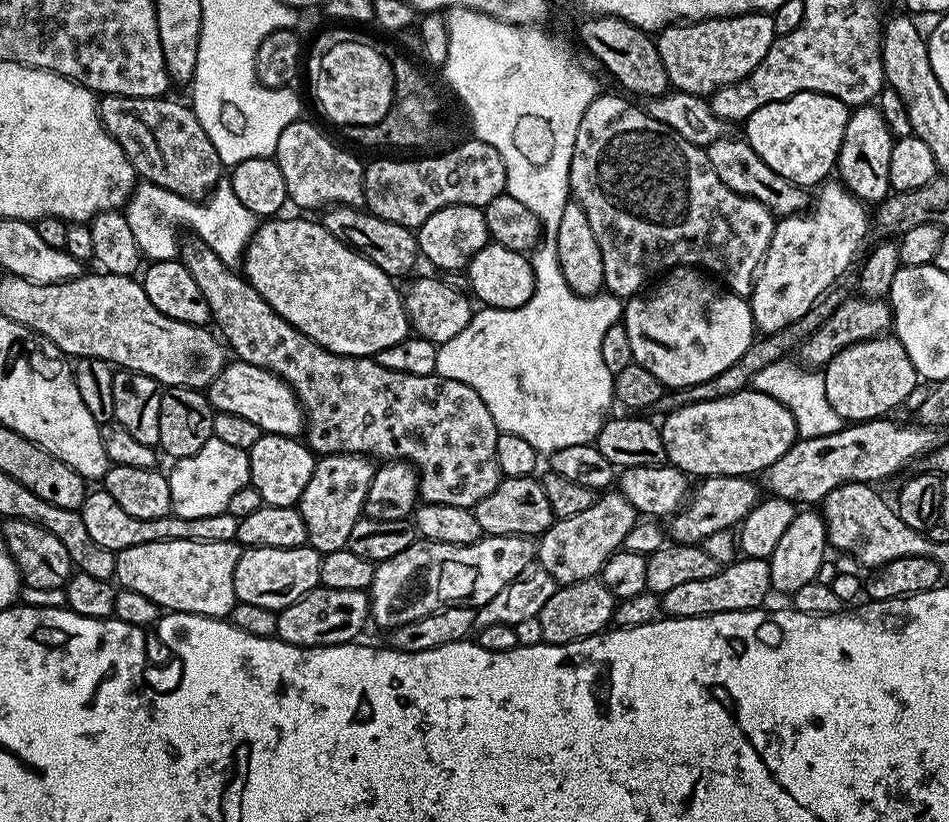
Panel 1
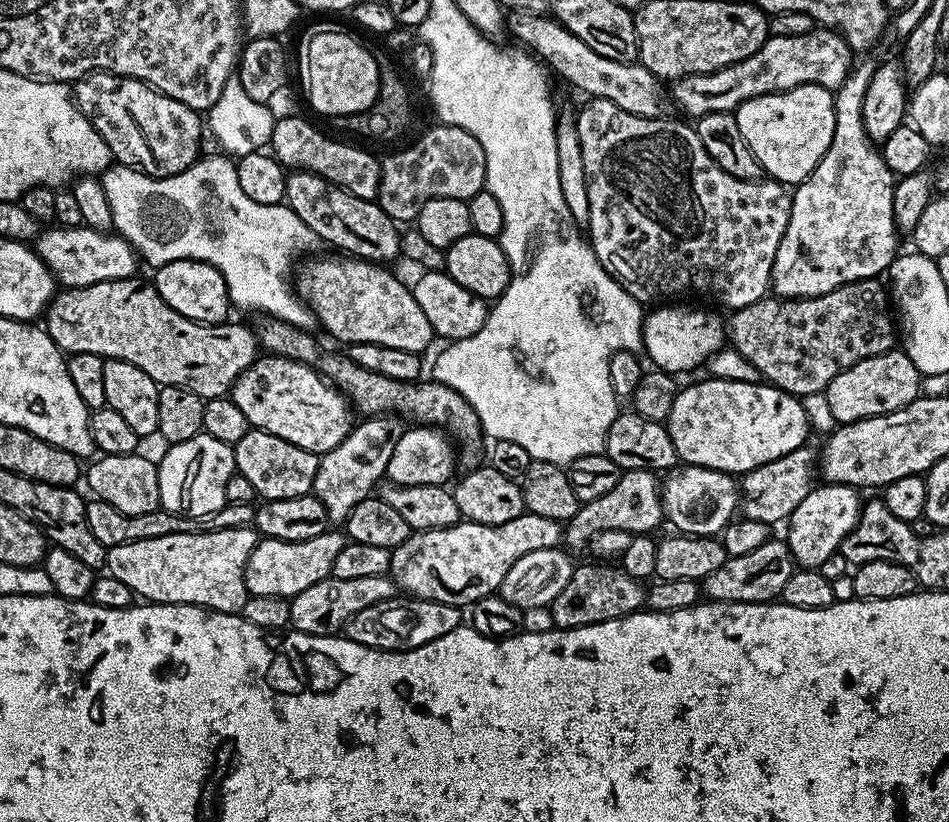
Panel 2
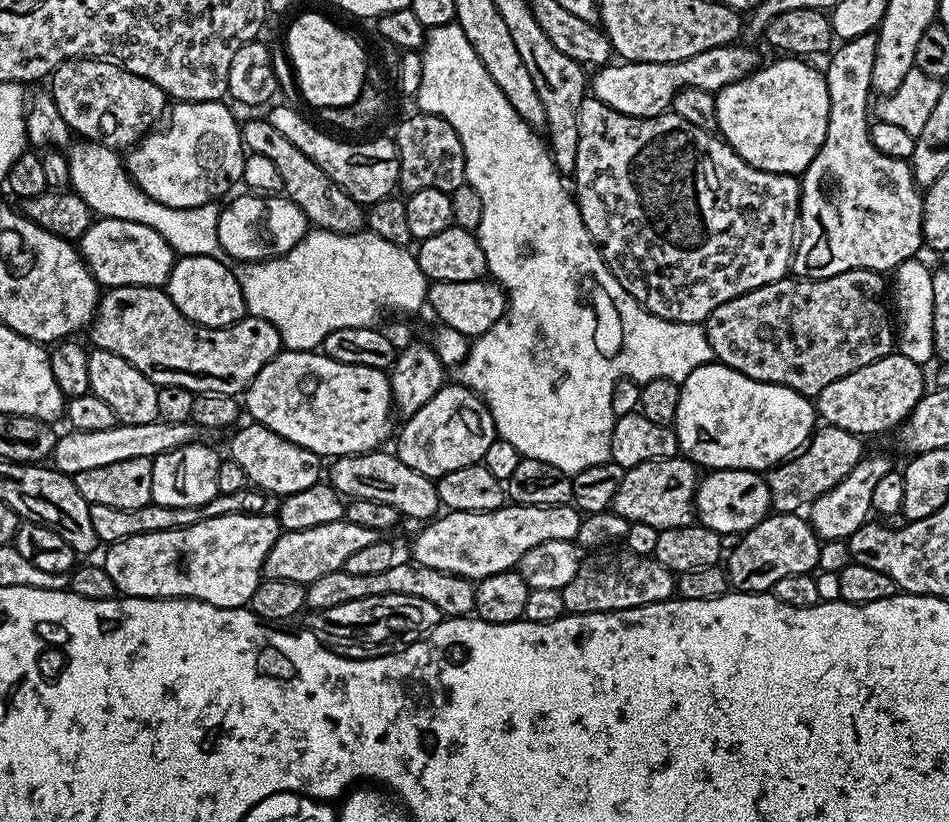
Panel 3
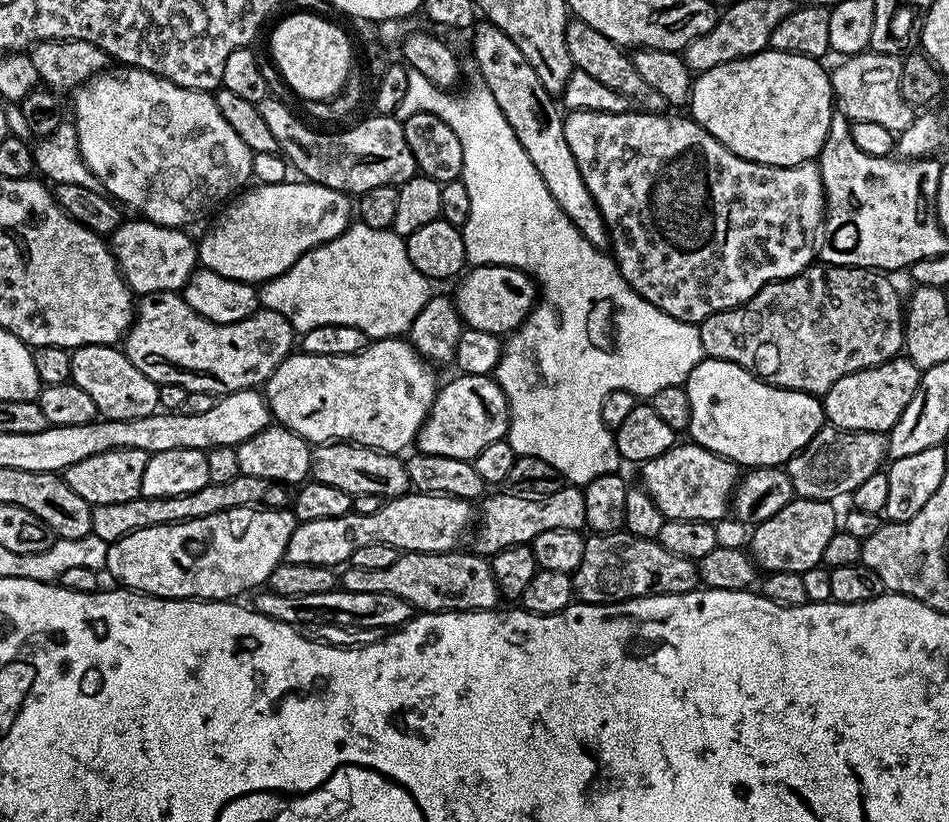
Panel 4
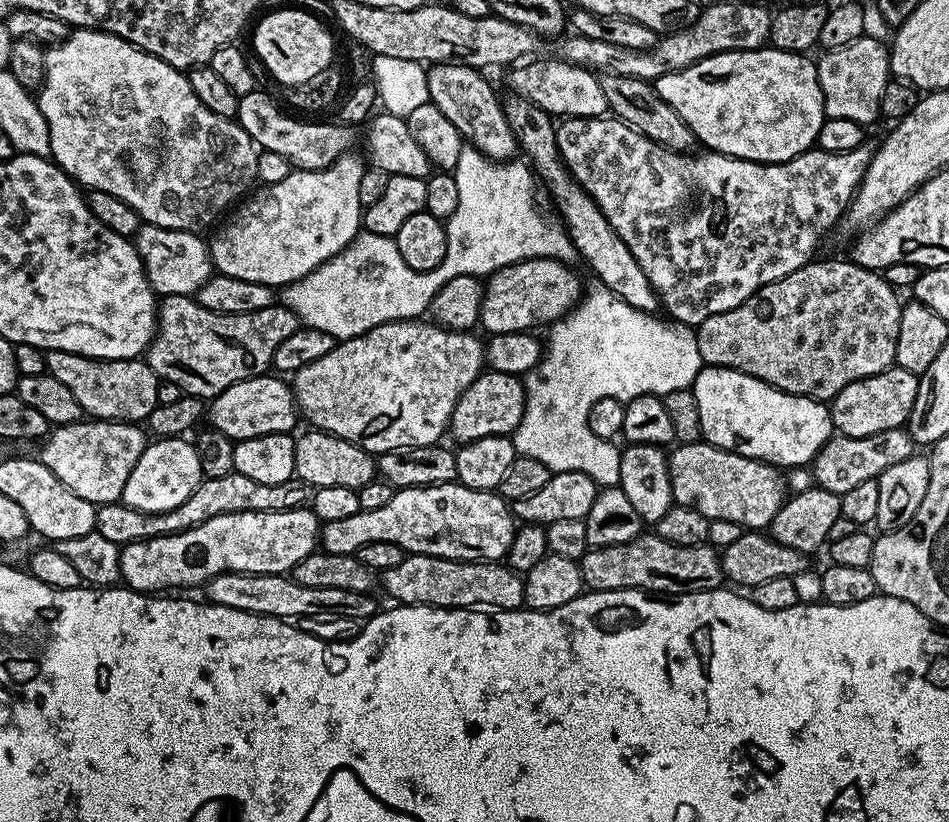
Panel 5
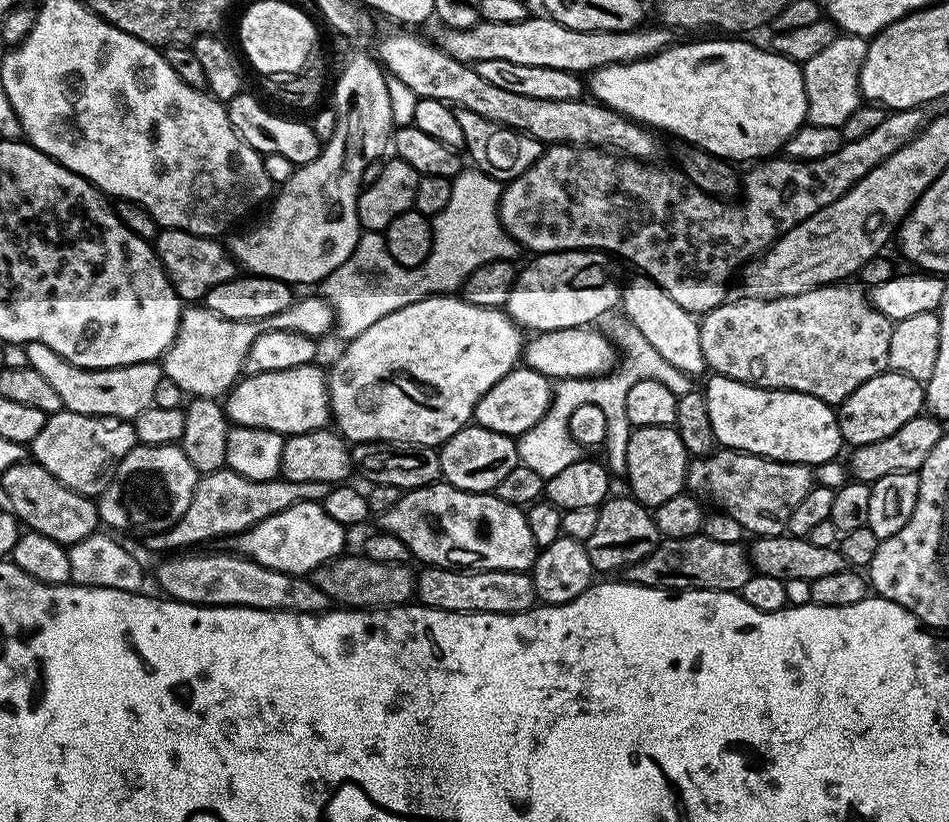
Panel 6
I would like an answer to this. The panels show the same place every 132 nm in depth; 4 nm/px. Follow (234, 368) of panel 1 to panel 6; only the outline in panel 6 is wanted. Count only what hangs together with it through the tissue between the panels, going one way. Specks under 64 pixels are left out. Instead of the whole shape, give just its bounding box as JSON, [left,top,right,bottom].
[327,294,525,446]

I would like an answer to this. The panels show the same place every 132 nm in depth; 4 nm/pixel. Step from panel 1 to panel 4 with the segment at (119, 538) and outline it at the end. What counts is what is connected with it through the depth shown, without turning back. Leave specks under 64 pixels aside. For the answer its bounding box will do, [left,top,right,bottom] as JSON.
[92,474,290,545]

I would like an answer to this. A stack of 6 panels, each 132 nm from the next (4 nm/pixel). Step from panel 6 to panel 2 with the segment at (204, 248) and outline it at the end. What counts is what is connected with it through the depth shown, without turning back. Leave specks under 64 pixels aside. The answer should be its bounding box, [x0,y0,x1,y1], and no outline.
[34,226,138,288]

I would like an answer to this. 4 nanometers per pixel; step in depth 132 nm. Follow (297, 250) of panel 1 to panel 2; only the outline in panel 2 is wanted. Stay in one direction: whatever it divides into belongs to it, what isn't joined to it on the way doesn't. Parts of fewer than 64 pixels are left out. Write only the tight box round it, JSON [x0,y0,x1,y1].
[294,256,434,354]

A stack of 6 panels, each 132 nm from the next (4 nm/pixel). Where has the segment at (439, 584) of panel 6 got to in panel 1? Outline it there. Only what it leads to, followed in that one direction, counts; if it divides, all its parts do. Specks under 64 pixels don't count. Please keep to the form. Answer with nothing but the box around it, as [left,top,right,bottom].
[276,586,370,648]

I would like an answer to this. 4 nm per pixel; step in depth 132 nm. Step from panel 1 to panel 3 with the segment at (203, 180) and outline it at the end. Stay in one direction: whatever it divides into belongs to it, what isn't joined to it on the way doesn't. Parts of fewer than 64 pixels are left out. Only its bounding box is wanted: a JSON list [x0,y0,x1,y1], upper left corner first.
[50,58,170,150]

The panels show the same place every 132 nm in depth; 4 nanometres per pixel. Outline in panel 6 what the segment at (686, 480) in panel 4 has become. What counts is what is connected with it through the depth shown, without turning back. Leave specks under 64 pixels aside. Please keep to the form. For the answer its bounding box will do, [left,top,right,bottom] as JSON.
[686,450,814,537]

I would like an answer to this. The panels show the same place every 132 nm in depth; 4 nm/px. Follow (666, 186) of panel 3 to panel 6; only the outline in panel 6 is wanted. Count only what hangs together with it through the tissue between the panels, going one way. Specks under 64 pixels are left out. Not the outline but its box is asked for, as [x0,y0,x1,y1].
[500,107,929,314]

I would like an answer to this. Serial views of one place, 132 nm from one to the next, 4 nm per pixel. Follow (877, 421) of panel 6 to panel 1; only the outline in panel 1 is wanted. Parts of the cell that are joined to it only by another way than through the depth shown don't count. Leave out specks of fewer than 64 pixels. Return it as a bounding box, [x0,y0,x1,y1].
[822,334,918,422]

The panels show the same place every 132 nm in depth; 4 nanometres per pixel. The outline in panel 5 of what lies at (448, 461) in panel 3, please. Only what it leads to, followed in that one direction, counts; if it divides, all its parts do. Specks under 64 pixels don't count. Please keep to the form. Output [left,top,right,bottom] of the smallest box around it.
[450,370,524,444]

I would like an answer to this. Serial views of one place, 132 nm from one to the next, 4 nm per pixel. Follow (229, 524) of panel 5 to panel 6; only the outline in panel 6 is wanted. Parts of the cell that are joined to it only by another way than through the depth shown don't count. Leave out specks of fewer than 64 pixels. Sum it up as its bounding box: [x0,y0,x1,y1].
[234,500,345,577]

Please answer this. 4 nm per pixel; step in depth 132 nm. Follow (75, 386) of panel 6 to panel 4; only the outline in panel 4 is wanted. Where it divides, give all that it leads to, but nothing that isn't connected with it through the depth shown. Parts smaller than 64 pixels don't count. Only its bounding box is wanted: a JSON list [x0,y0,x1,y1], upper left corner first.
[71,344,160,420]

